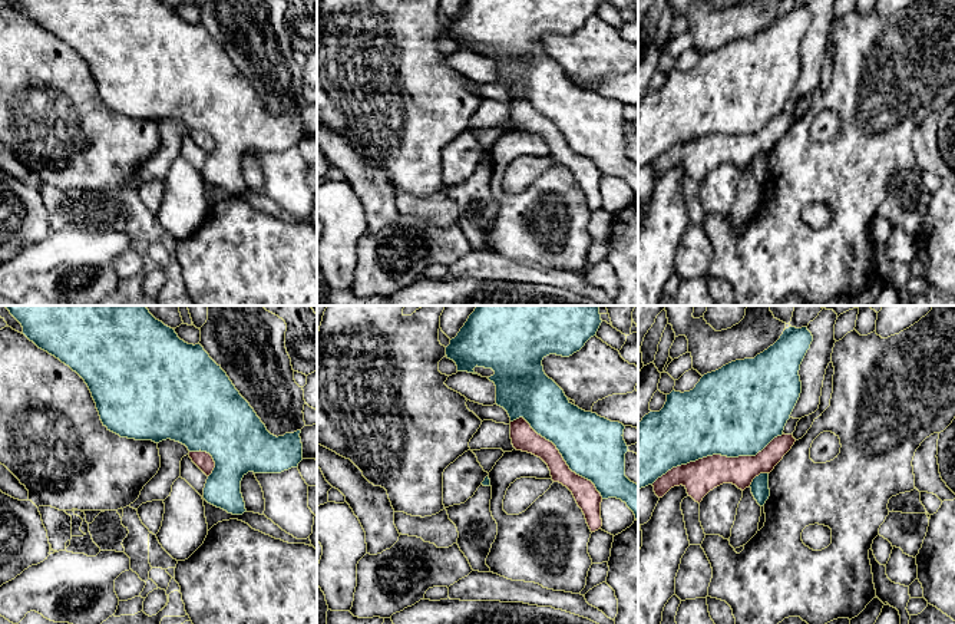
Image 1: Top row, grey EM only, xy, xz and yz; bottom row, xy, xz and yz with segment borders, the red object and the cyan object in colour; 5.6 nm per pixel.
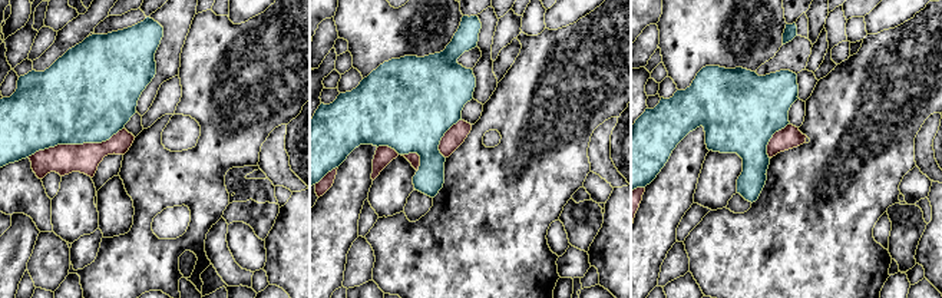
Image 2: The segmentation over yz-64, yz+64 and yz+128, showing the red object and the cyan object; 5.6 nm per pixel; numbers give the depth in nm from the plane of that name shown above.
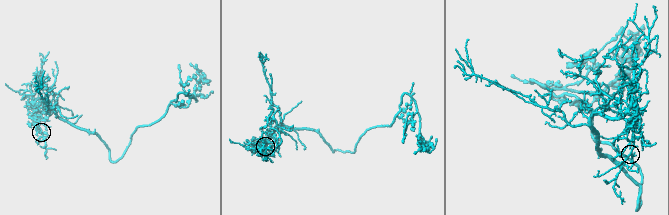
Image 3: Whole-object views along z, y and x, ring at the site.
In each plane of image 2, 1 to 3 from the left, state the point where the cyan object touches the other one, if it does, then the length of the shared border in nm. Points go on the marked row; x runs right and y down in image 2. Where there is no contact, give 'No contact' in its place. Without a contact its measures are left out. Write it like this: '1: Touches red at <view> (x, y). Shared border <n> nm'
1: Touches red at yz-64 (75, 145). Shared border 550 nm
2: Touches red at yz+64 (442, 138). Shared border 240 nm
3: Touches red at yz+128 (770, 139). Shared border 240 nm

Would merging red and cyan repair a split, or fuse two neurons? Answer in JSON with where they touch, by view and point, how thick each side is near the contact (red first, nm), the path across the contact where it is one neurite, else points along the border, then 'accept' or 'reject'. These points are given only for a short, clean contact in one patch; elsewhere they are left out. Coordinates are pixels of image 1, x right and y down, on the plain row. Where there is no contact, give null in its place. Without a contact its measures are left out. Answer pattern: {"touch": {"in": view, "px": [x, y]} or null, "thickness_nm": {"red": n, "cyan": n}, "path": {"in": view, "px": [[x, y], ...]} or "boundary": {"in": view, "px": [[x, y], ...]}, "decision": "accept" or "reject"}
{"touch": {"in": "yz", "px": [717, 134]}, "thickness_nm": {"red": 190, "cyan": 480}, "decision": "accept"}

